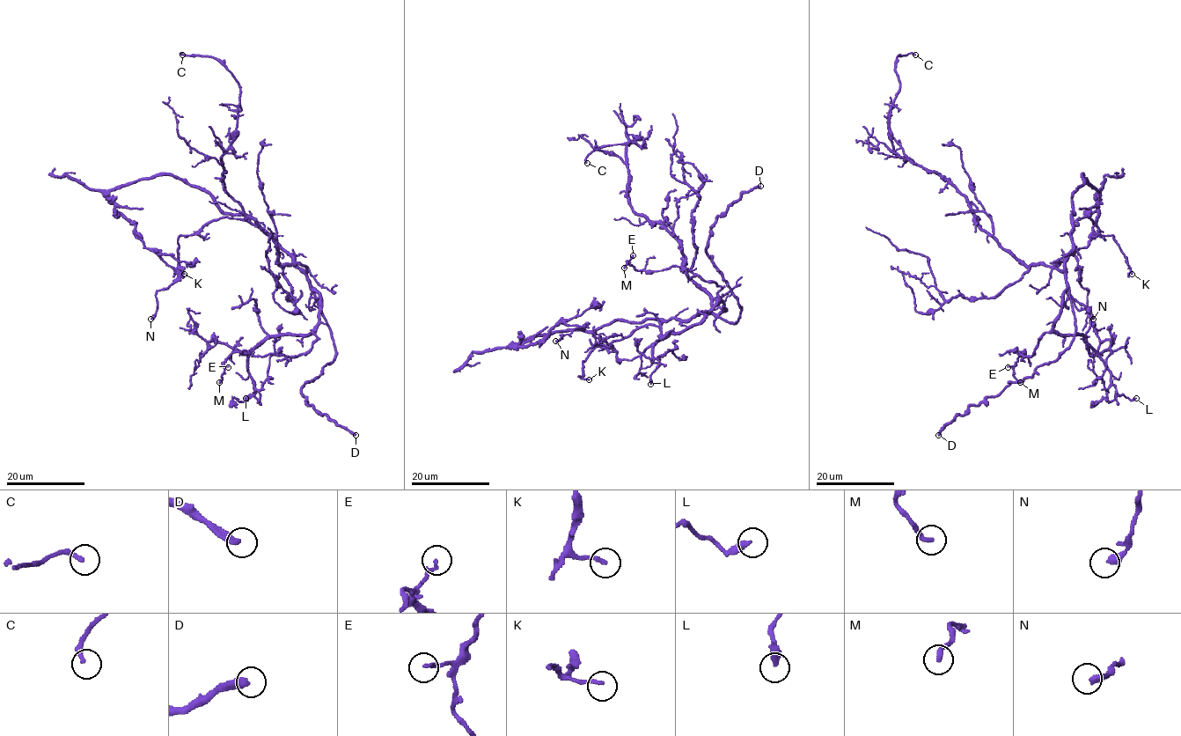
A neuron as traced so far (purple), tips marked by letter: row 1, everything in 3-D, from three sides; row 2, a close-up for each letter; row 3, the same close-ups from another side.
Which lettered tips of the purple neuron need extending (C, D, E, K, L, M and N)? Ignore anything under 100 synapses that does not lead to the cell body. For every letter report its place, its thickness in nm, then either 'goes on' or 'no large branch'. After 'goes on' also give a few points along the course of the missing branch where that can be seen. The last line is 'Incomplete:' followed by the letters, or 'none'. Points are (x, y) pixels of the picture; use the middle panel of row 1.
C: (587, 163) | 200 nm | no large branch
D: (760, 186) | 360 nm | goes on | (760, 186), (773, 193), (794, 194), (795, 189), (799, 192)
E: (633, 255) | 160 nm | no large branch
K: (589, 379) | 170 nm | no large branch
L: (650, 384) | 340 nm | no large branch
M: (624, 268) | 240 nm | no large branch
N: (555, 341) | 320 nm | no large branch
Incomplete: D

